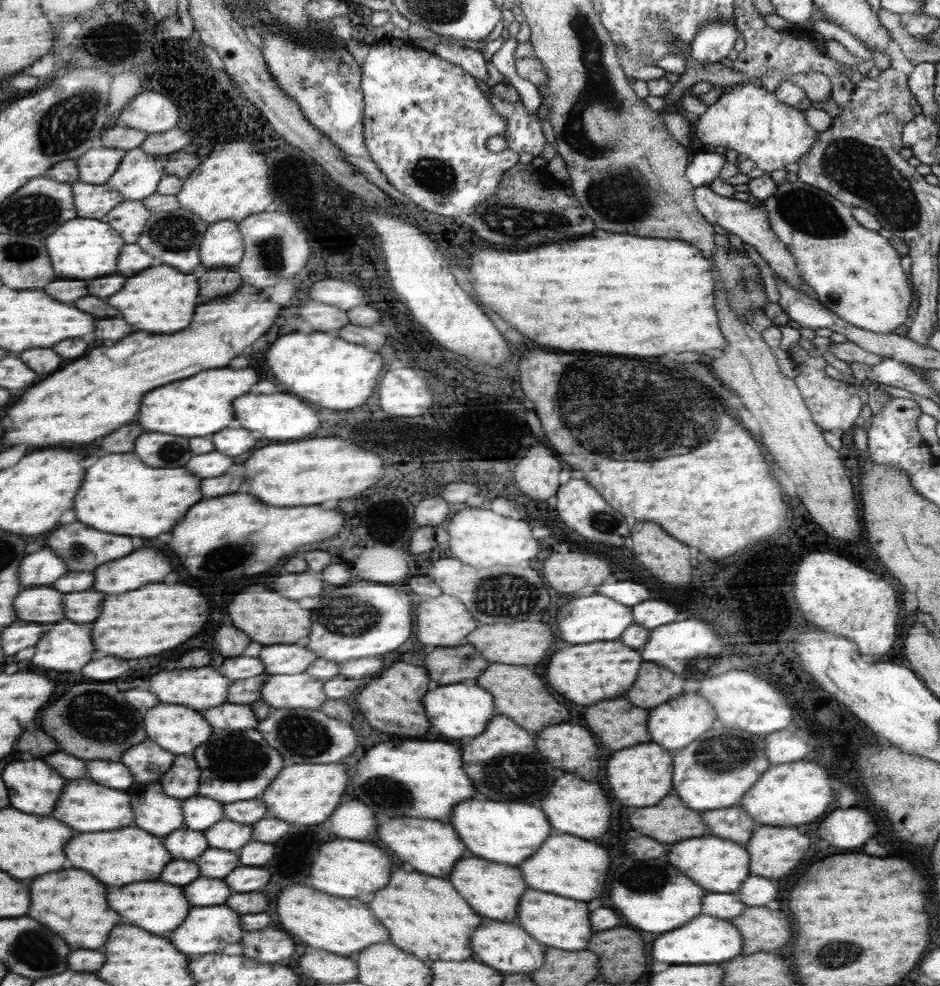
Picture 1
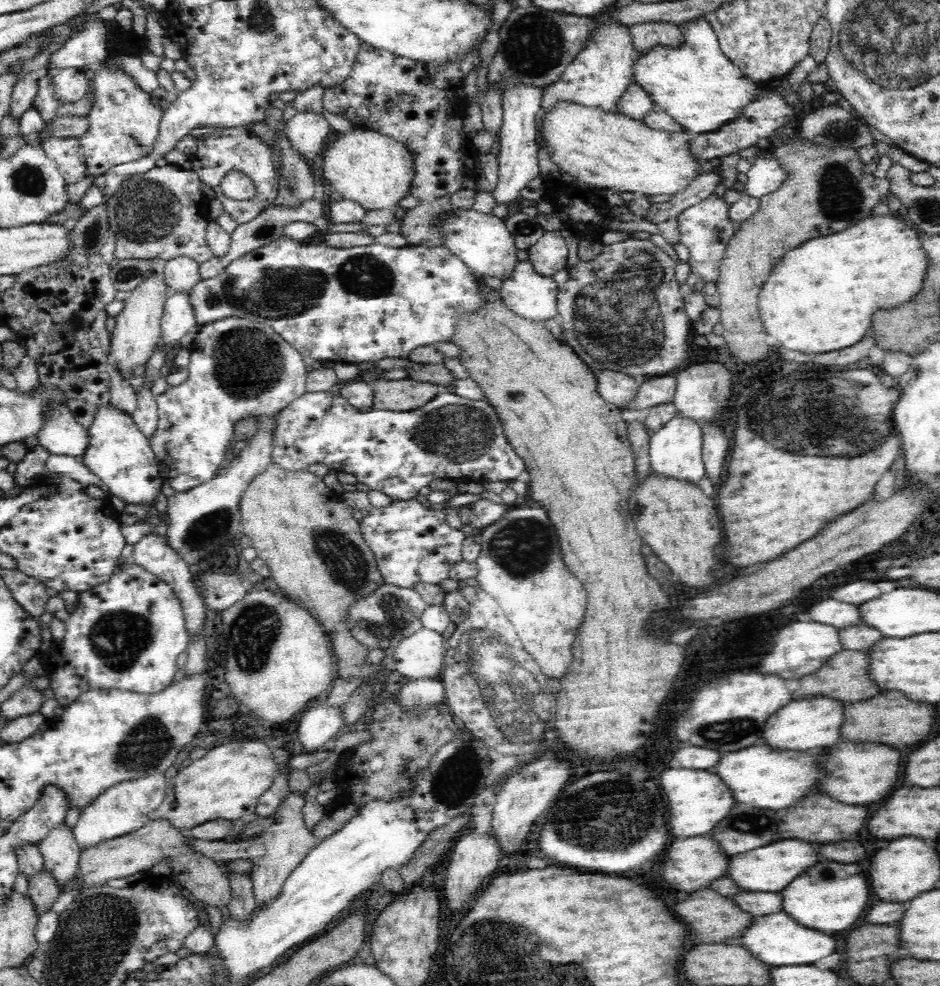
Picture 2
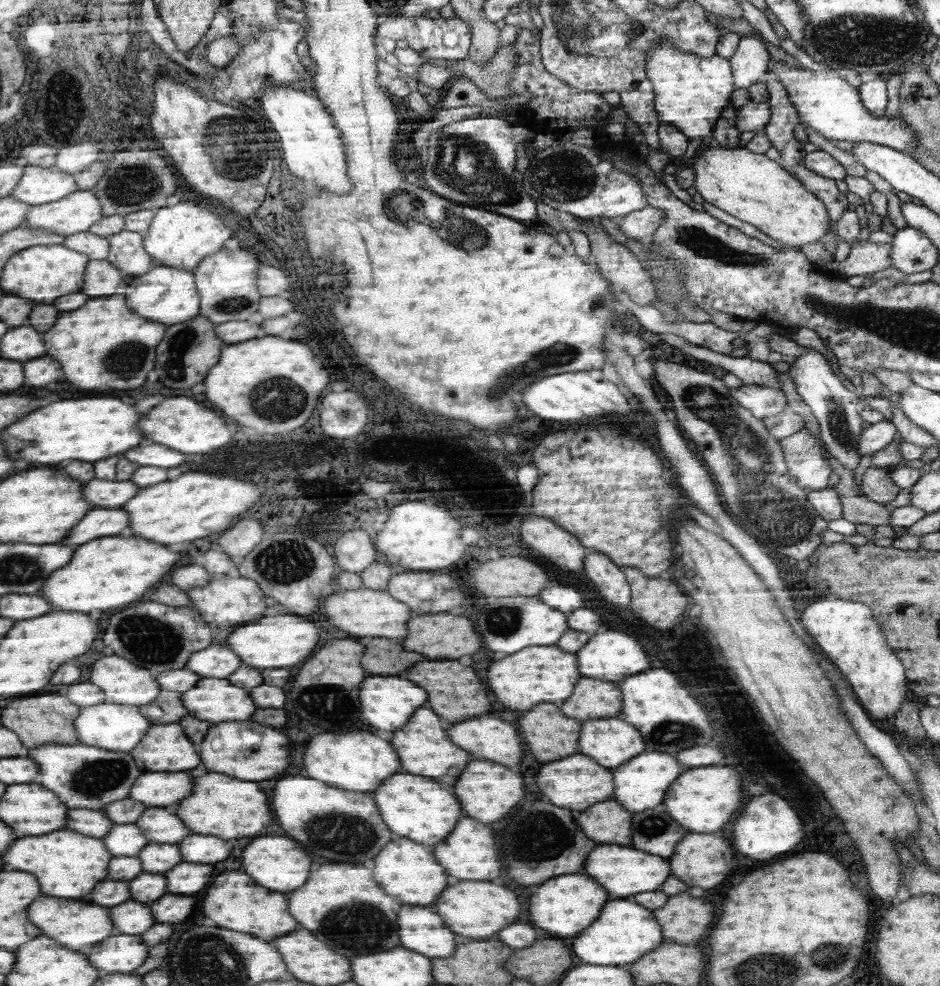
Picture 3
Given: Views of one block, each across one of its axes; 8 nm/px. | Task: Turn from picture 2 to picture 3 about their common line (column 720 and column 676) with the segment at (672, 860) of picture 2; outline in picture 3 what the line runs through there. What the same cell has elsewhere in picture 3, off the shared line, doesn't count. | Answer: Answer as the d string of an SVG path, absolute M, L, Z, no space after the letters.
M687 832L686 836L678 843L678 848L670 860L672 860L672 874L674 876L684 880L688 886L700 886L700 888L708 890L708 888L722 884L728 878L728 874L734 866L734 850L728 840L718 838L714 834Z

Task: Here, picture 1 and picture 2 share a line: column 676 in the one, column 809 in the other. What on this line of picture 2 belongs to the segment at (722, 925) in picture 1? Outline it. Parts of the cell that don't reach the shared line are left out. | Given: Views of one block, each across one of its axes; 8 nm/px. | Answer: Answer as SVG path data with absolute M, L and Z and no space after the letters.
M784 912L766 914L756 918L742 936L742 946L748 948L758 960L770 966L792 966L792 964L814 964L820 958L830 956L836 950L836 938L832 934L810 930L796 920L790 920Z

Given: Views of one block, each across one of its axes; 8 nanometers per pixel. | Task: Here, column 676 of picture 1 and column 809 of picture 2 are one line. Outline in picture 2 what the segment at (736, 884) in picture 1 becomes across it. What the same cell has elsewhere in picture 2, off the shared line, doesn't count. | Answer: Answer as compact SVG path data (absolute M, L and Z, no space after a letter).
M804 840L772 842L768 846L732 856L728 874L744 891L780 892L782 888L786 888L786 884L790 884L790 880L794 880L794 876L800 876L818 862L818 846L820 844L810 844Z

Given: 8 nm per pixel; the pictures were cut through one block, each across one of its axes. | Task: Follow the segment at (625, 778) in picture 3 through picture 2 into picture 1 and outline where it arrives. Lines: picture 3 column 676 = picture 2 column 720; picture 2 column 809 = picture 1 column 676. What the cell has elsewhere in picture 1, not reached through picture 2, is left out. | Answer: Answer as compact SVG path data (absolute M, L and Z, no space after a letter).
M712 728L687 747L671 751L676 758L676 796L696 810L718 810L740 804L744 792L768 770L764 742L752 734L732 728Z

